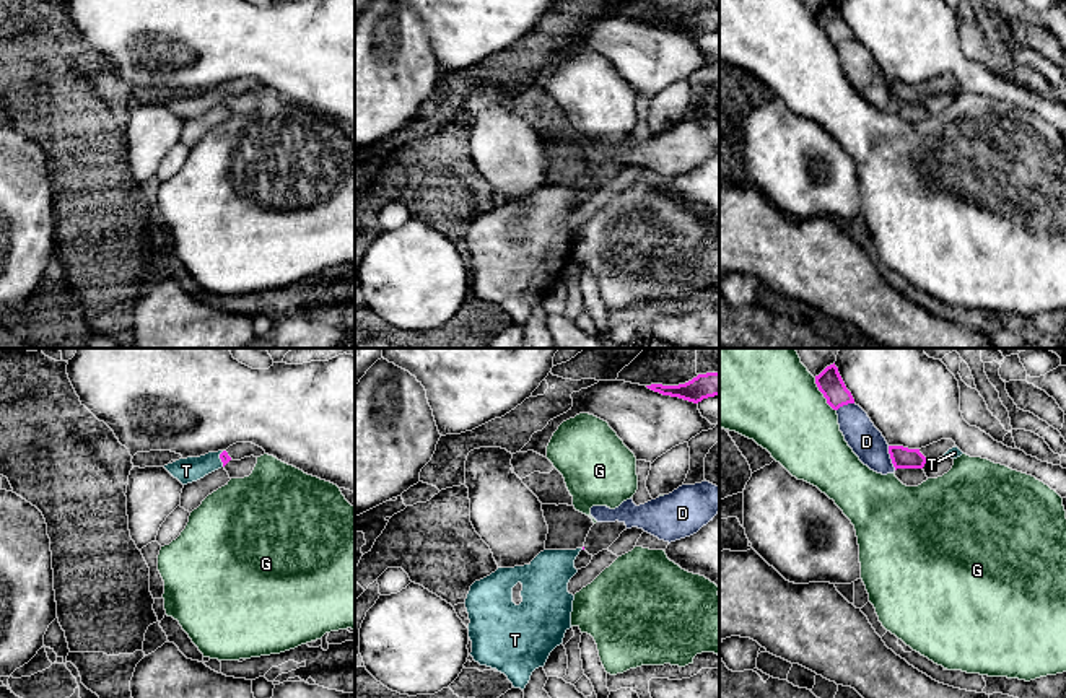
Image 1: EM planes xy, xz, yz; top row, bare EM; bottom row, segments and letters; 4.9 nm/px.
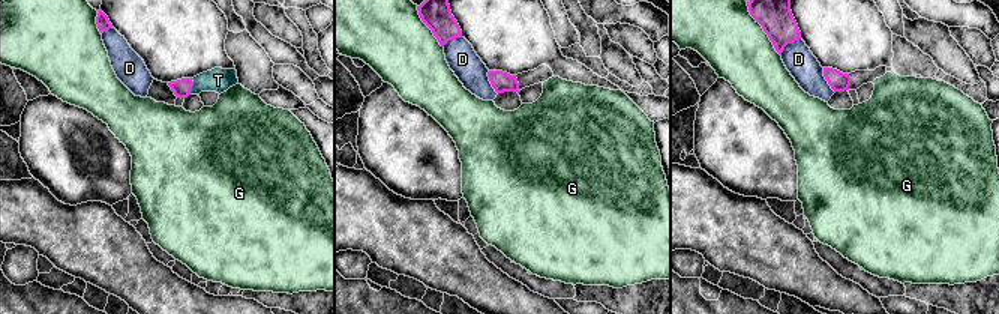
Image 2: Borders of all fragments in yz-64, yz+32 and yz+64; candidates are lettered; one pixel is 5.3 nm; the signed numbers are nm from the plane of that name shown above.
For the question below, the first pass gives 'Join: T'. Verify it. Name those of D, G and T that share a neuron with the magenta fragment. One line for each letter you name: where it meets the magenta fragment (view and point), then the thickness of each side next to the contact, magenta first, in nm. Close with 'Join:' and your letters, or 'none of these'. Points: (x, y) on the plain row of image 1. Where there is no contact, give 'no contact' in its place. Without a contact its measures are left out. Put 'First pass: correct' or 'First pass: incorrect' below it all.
T: xy (220, 93) | 50/120 nm
Join: T
First pass: correct

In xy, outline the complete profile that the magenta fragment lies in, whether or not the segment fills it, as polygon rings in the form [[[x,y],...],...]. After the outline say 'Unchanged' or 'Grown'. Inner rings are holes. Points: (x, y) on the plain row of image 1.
[[[218,86],[208,88],[200,93],[179,94],[173,99],[164,101],[164,104],[182,120],[187,120],[225,103],[229,96],[231,93],[228,91],[226,86]]]. Grown

